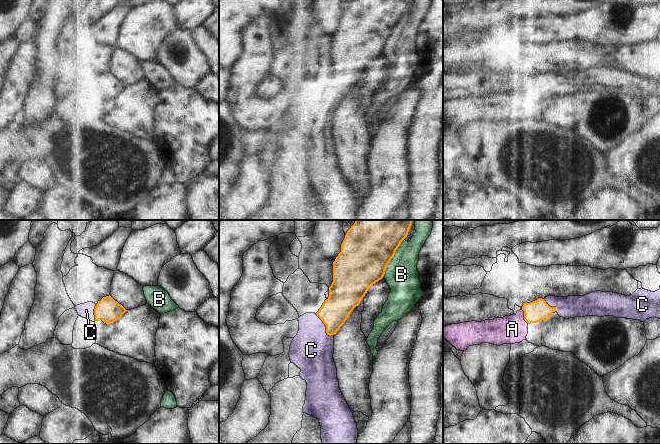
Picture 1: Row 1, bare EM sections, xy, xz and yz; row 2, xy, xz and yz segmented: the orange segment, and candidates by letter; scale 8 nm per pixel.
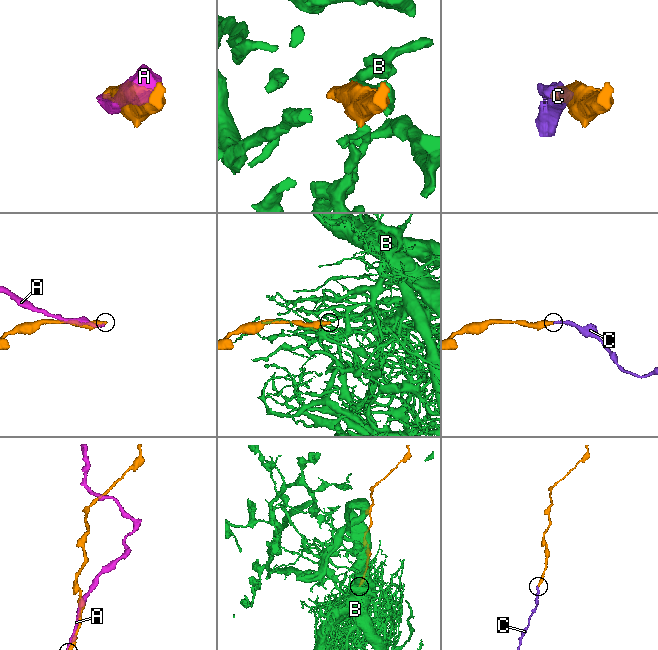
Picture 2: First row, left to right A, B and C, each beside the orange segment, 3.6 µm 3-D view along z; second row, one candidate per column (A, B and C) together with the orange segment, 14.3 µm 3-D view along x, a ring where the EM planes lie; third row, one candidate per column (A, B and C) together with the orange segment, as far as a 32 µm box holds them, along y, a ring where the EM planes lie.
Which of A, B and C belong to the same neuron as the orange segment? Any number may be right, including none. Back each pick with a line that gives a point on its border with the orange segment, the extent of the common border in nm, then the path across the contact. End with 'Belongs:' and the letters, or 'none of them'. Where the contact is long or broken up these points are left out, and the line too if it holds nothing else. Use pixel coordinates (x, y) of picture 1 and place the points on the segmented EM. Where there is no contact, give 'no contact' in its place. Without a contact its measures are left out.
C: contact xz (326, 327); length 220 nm; way xz (336, 309), (326, 322), (326, 327), (315, 338), (311, 350)
Belongs: C

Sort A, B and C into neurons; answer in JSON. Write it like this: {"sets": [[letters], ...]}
{"sets": [["A"], ["B"], ["C"]]}

